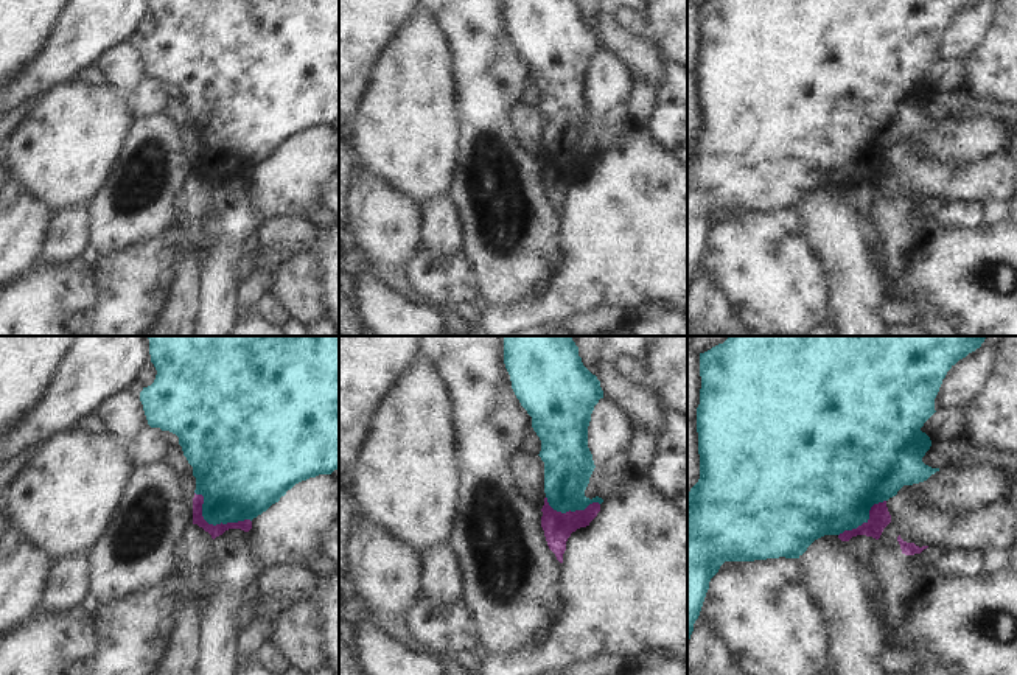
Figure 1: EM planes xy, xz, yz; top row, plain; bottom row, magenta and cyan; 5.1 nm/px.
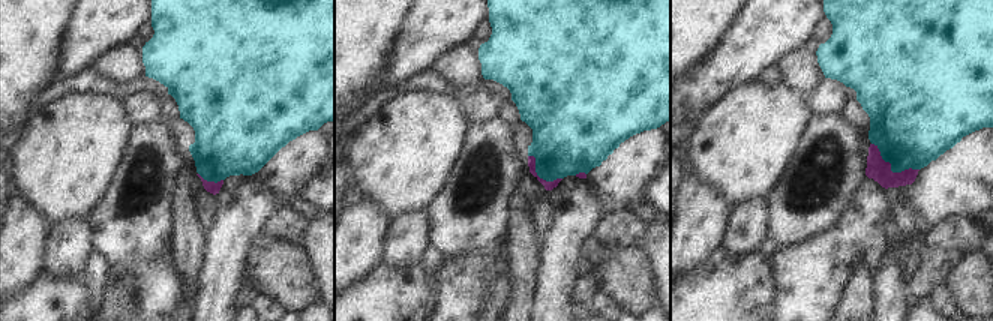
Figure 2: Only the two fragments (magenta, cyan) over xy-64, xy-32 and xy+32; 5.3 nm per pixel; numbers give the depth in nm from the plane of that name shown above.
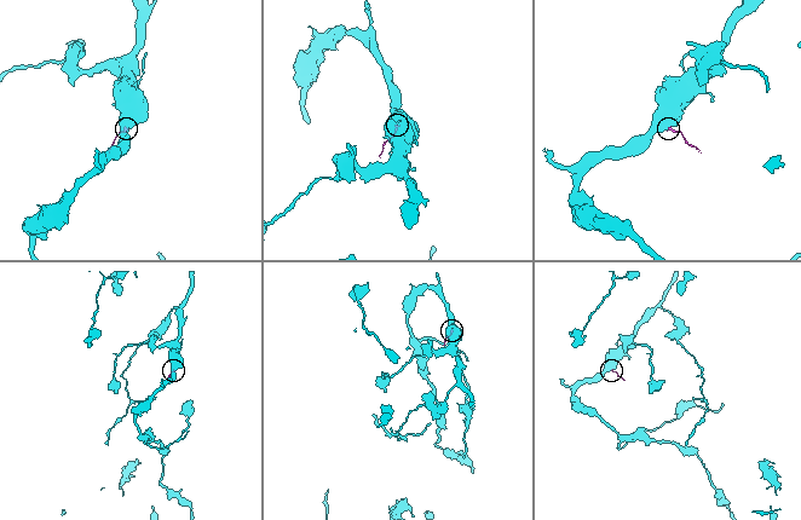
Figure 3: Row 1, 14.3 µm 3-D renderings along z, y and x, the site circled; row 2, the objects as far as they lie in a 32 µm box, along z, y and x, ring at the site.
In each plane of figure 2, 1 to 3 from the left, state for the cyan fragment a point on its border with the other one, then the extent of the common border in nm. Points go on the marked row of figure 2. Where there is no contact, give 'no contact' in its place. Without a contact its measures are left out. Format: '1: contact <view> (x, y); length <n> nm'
1: contact xy-64 (210, 182); length 140 nm
2: contact xy-32 (537, 176); length 220 nm
3: contact xy+32 (890, 170); length 300 nm

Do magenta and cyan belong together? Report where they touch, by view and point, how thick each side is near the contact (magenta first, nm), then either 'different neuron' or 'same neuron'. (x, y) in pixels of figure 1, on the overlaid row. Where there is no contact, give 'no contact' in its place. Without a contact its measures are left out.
contact xy (212, 524); calibres 60 and 380 nm; different neuron

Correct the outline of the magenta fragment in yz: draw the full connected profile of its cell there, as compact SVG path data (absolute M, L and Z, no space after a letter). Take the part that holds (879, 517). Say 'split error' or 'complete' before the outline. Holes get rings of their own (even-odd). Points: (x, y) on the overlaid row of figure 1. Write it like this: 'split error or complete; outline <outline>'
complete; outline M886 501L874 504L869 510L869 519L852 530L844 530L838 535L841 541L849 541L852 537L866 535L875 540L880 538L883 529L891 523L891 515Z

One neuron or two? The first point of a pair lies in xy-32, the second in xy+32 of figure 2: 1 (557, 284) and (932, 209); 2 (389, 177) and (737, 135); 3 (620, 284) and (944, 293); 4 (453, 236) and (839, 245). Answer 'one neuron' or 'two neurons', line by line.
1: two neurons
2: one neuron
3: two neurons
4: two neurons

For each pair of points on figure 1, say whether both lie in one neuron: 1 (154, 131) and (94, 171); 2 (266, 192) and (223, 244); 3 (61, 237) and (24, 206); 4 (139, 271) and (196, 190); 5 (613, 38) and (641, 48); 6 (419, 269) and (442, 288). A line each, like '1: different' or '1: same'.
1: different
2: different
3: different
4: same
5: same
6: same

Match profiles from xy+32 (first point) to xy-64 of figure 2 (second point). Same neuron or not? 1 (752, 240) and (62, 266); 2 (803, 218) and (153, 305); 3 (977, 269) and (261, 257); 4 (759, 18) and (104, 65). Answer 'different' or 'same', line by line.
1: same
2: same
3: same
4: different

